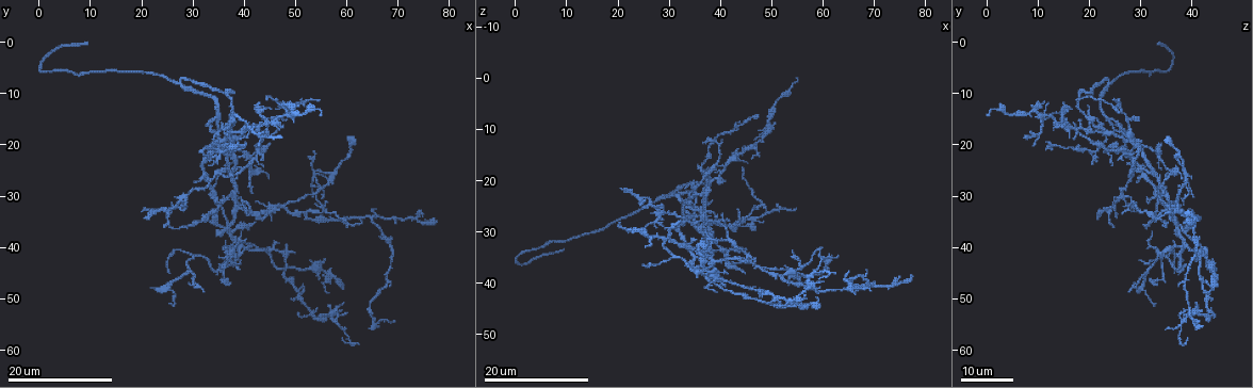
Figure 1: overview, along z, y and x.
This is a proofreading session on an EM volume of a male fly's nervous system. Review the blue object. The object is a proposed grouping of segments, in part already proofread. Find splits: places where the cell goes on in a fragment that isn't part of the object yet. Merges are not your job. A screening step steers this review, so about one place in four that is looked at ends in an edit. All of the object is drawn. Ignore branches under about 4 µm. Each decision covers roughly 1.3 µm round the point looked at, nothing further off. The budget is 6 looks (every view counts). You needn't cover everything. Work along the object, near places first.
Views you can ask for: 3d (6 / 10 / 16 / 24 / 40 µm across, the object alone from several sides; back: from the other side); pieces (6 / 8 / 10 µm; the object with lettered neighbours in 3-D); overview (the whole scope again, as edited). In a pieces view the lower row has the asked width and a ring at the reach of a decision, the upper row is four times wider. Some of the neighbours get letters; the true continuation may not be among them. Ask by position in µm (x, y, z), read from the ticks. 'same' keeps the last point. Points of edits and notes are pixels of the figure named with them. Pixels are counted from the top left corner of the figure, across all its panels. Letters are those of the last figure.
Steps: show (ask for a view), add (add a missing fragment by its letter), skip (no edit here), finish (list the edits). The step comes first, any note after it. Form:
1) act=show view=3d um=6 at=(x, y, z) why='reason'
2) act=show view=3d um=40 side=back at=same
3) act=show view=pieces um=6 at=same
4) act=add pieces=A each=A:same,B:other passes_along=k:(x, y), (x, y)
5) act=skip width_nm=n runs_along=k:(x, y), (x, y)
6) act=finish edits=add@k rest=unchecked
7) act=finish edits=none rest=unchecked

act=show view=3d um=24 at=(38.5, 44.5, 37.5) why='free end'

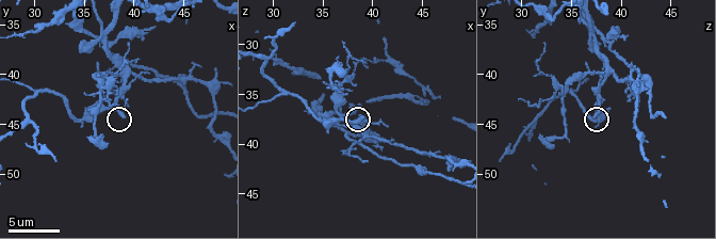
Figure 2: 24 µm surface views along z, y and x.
act=show view=pieces um=8 at=(39.0, 44.0, 37.4)

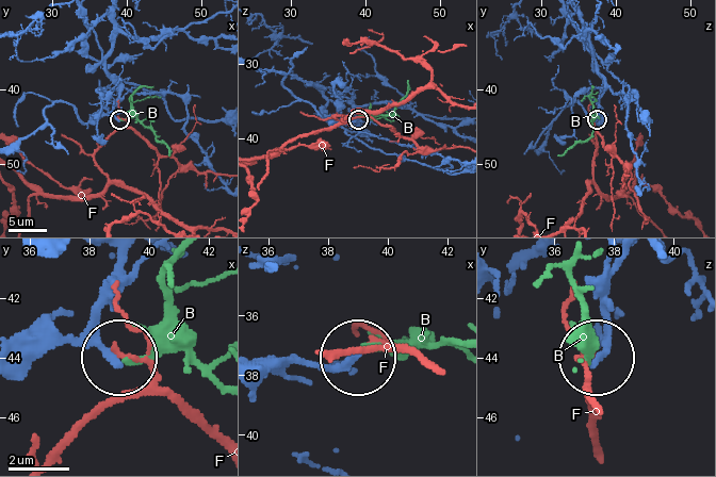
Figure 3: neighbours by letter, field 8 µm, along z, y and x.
act=skip width_nm=220 each=B:other,F:other runs_along=3:(116, 259), (101, 328), (114, 356) found='none of them fits'

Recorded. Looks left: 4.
act=show view=3d um=16 at=(54.5, 11.5, 25.5) why='tapers out'

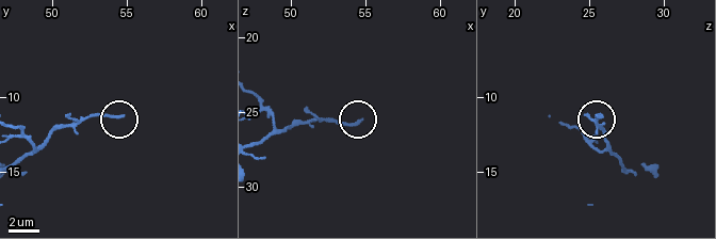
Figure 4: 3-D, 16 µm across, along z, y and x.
act=show view=pieces um=6 at=(54.6, 11.2, 25.6) why='what lies round it'

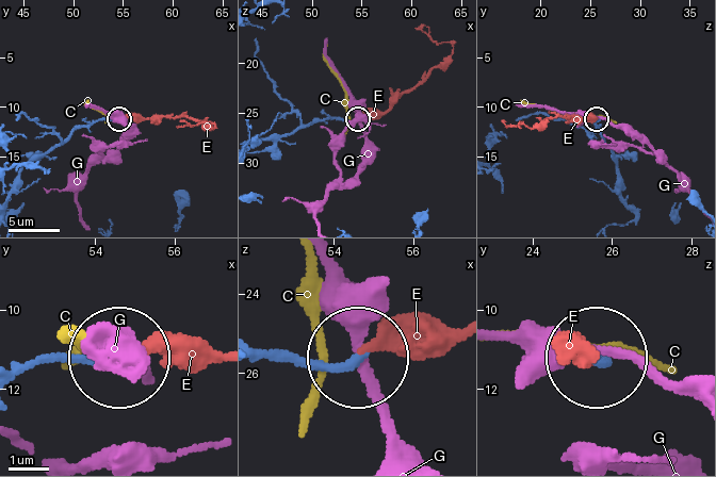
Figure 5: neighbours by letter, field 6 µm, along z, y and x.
act=add pieces=E each=C:other,E:same,G:other passes_along=5:(256, 357), (344, 367), (385, 347), (456, 344) found='the cell continues'

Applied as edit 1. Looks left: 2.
act=finish edits=add@5 rest=unchecked

